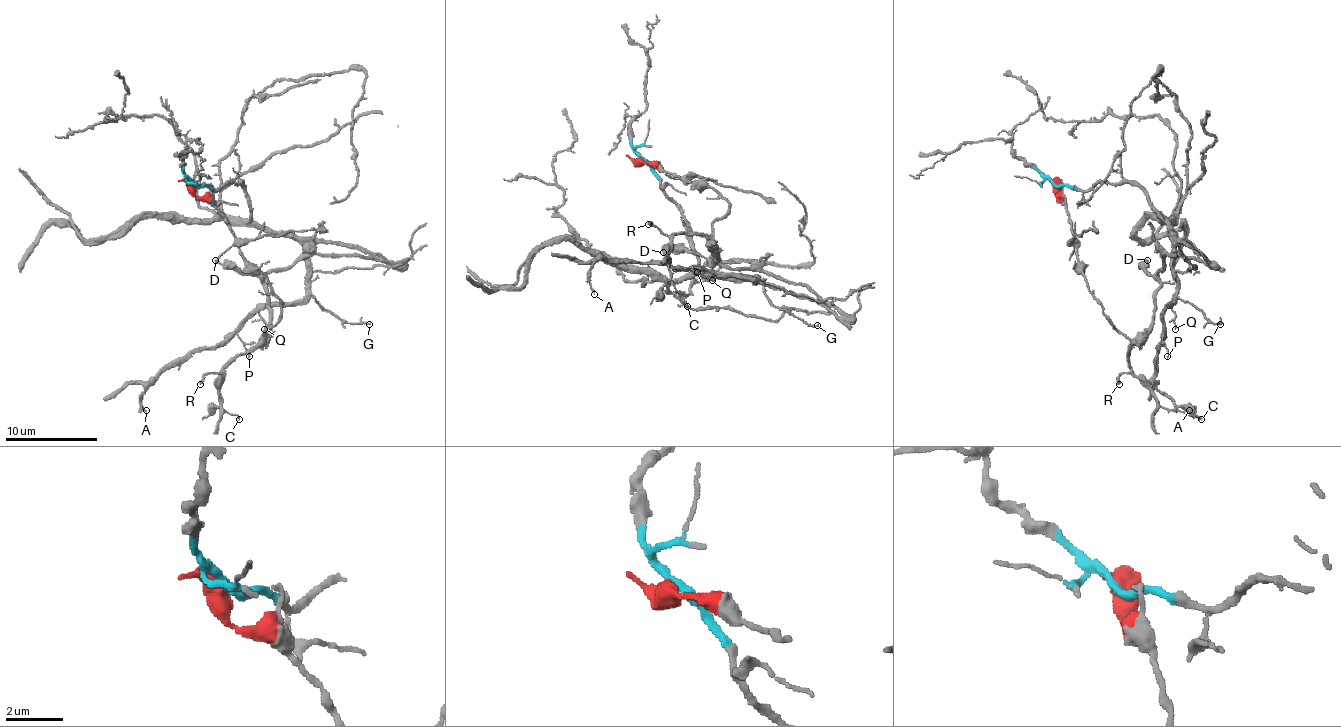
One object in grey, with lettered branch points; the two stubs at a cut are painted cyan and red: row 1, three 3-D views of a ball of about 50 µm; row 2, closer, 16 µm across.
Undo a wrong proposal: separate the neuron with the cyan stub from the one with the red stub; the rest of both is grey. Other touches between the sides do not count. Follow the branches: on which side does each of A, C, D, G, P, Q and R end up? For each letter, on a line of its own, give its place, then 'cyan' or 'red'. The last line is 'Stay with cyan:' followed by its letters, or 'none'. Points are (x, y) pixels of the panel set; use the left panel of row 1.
A: place (146, 410); cyan
C: place (239, 419); red
D: place (215, 260); red
G: place (369, 324); cyan
P: place (249, 356); cyan
Q: place (264, 329); cyan
R: place (200, 384); red
Stay with cyan: A, G, P, Q

